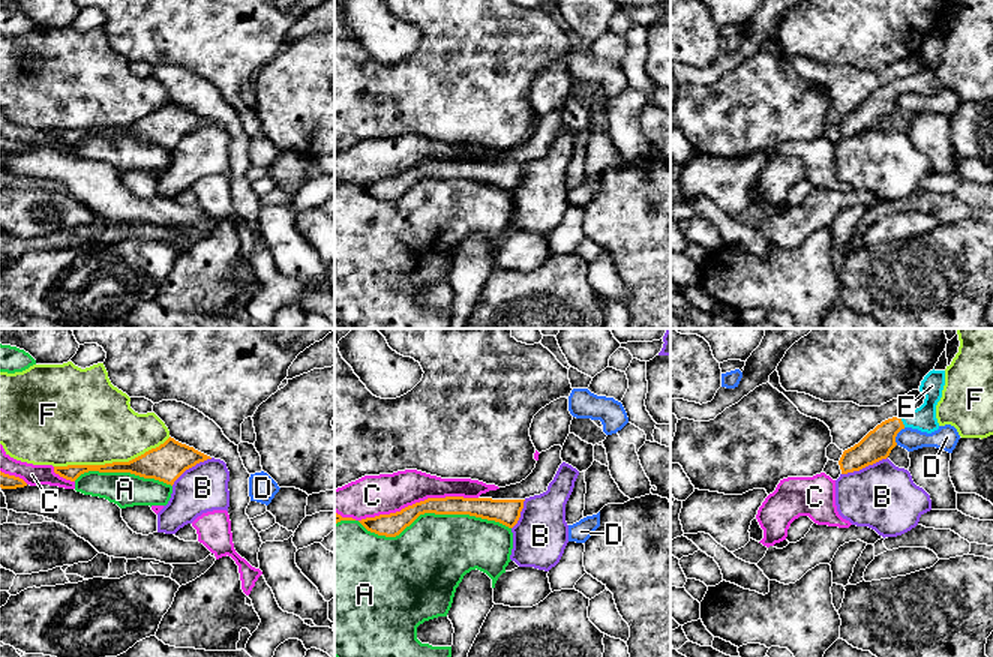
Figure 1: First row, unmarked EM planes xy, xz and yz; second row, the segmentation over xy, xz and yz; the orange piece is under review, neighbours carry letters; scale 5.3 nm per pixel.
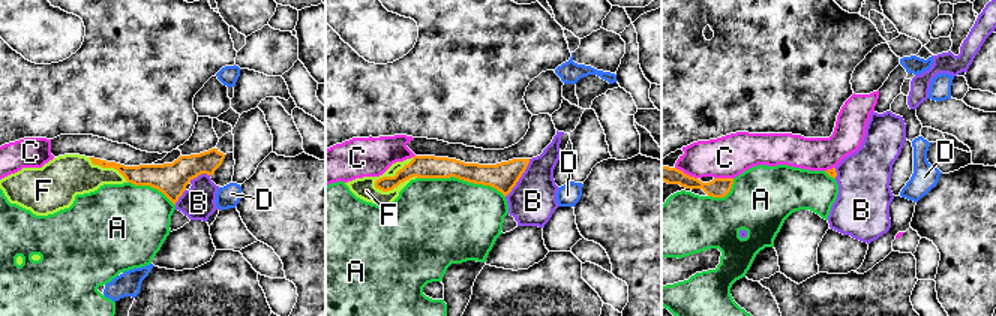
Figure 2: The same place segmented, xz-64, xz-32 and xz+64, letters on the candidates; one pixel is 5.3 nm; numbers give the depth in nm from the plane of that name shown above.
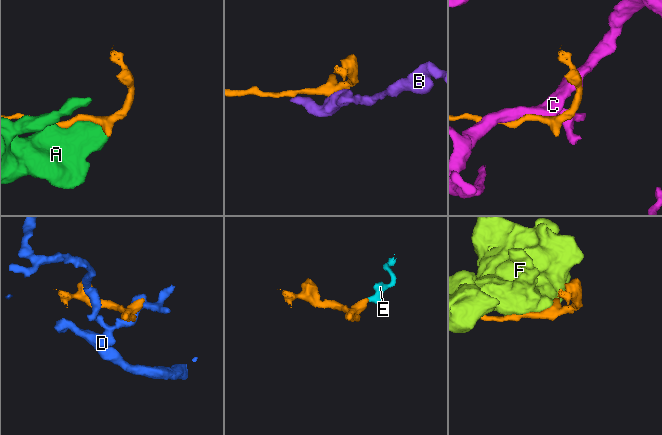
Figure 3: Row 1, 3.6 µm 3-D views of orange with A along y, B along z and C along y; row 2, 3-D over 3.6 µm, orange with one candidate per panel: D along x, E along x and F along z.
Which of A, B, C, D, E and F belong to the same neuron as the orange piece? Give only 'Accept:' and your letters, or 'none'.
Accept: E

